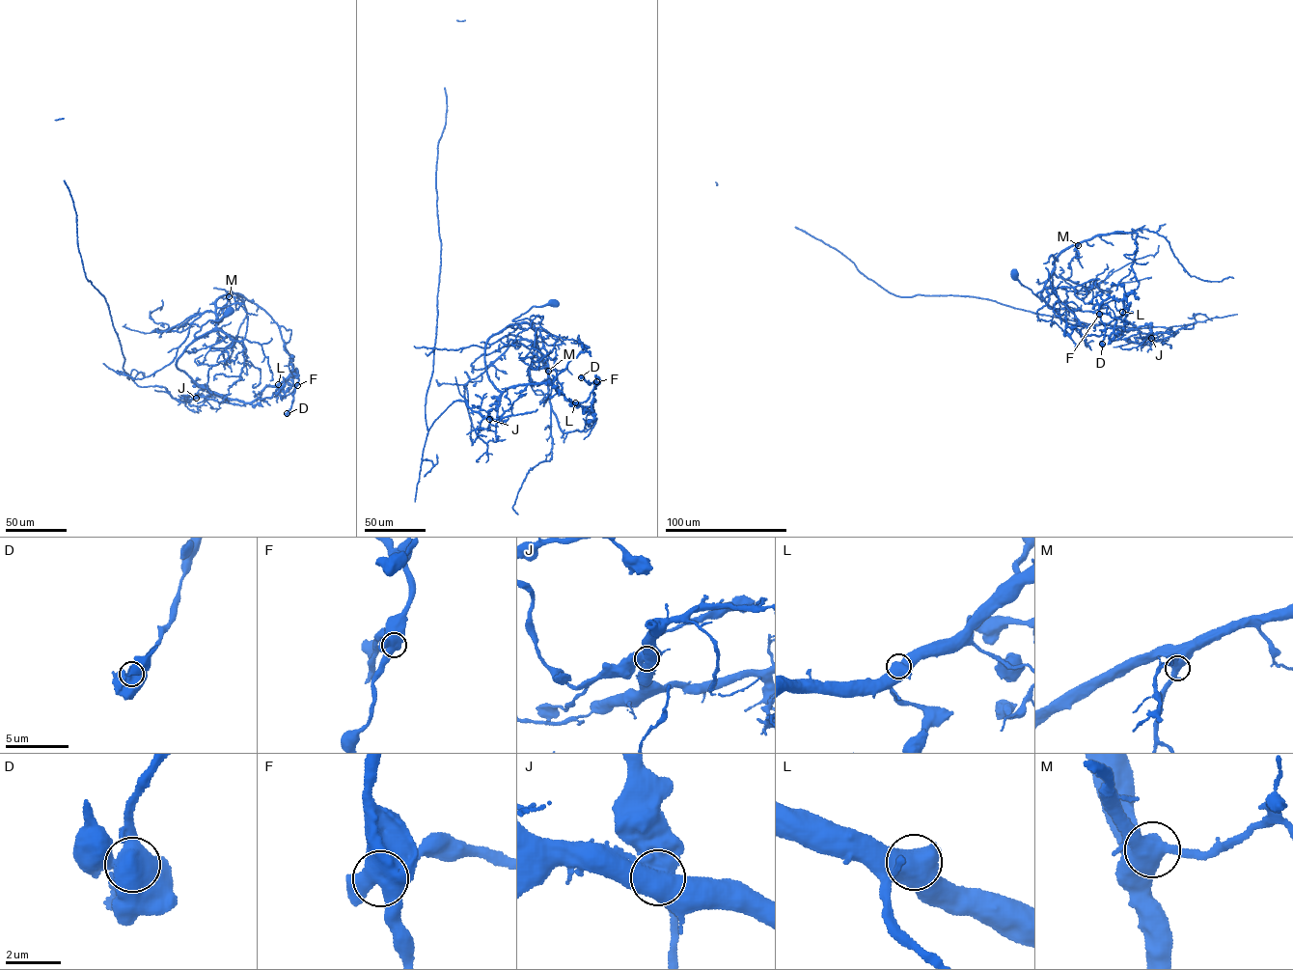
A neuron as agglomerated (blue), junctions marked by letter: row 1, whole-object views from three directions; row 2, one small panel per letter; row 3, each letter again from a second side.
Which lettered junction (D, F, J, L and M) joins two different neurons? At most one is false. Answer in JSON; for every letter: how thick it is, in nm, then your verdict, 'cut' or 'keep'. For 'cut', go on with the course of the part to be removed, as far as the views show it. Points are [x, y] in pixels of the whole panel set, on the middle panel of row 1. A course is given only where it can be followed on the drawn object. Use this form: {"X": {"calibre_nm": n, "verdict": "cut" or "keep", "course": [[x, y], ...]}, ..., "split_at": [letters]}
{"D": {"calibre_nm": 600, "verdict": "keep"}, "F": {"calibre_nm": 650, "verdict": "keep"}, "J": {"calibre_nm": 650, "verdict": "cut", "course": [[489, 419], [456, 401], [428, 430], [425, 414], [441, 264], [437, 149], [458, 21], [465, 20]]}, "L": {"calibre_nm": 650, "verdict": "keep"}, "M": {"calibre_nm": 480, "verdict": "keep"}, "split_at": ["J"]}

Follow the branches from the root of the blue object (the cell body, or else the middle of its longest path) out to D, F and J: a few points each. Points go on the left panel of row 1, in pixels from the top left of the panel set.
D: (229, 312), (203, 324), (196, 337), (216, 330), (188, 345), (178, 368), (247, 402), (292, 369), (287, 413)
F: (229, 312), (196, 332), (216, 330), (188, 345), (178, 370), (244, 402), (292, 369), (297, 385)
J: (229, 312), (203, 324), (196, 337), (216, 330), (193, 340), (178, 361), (178, 370), (203, 387), (196, 398)

